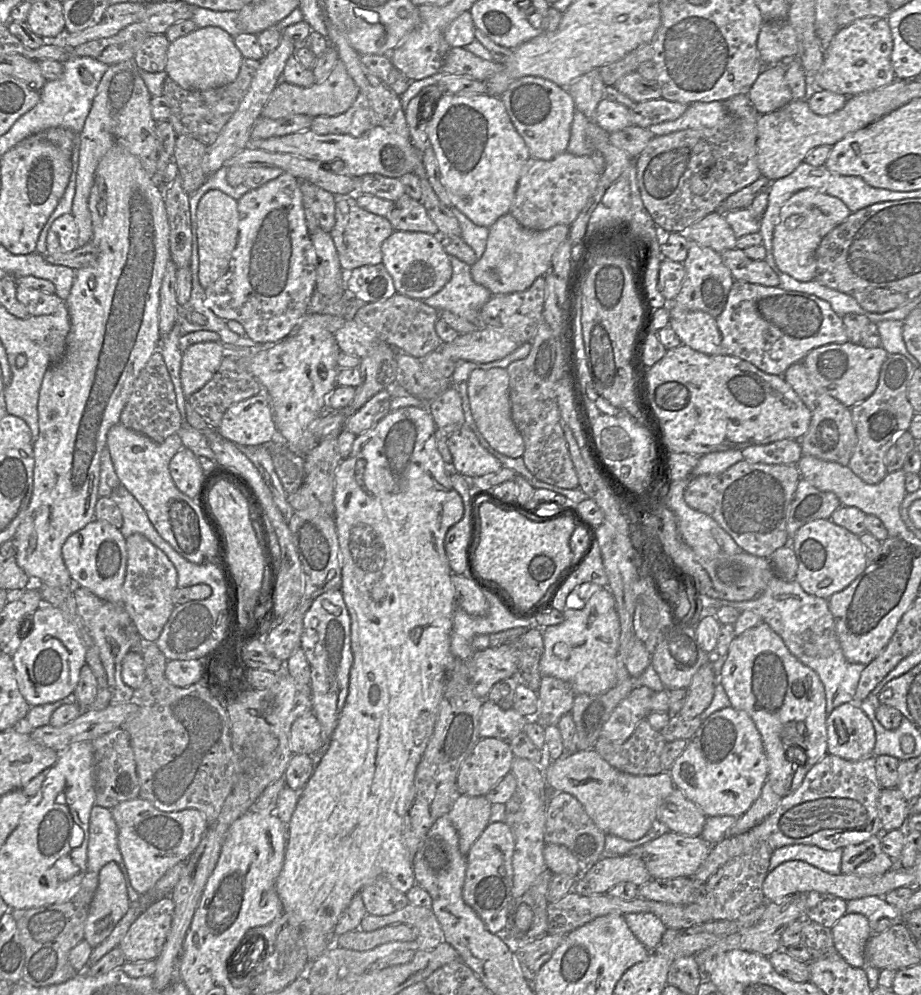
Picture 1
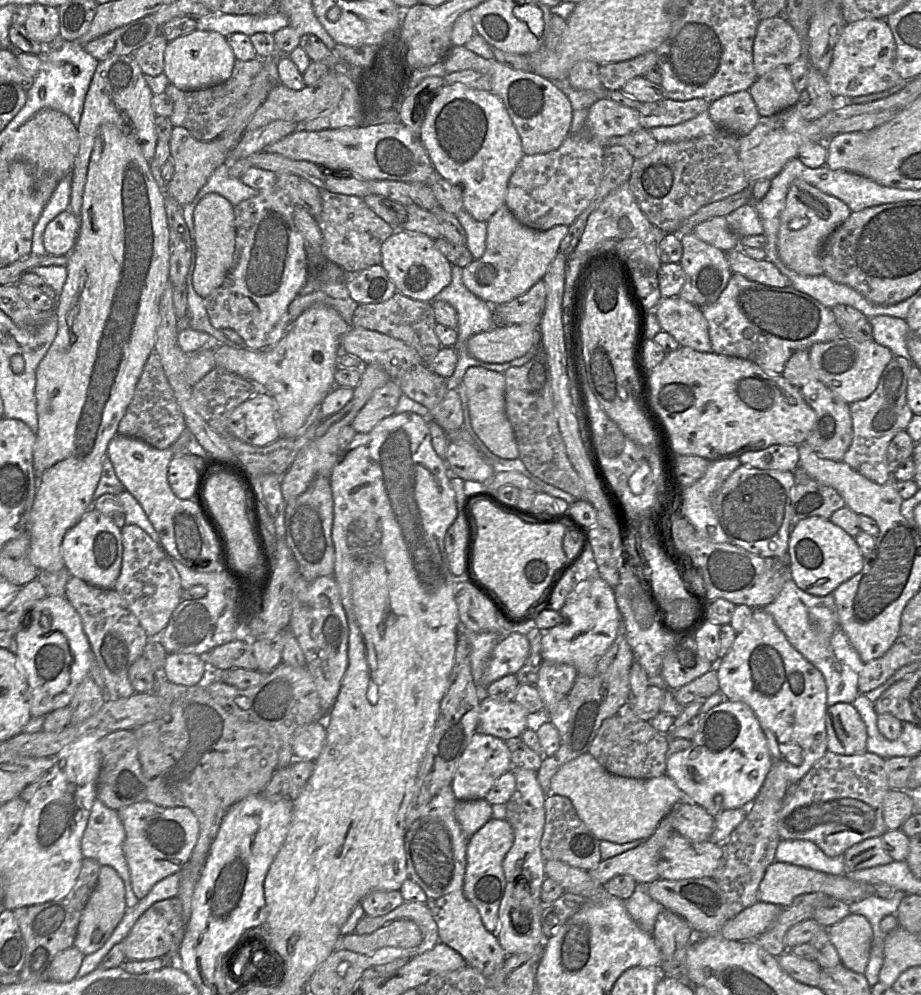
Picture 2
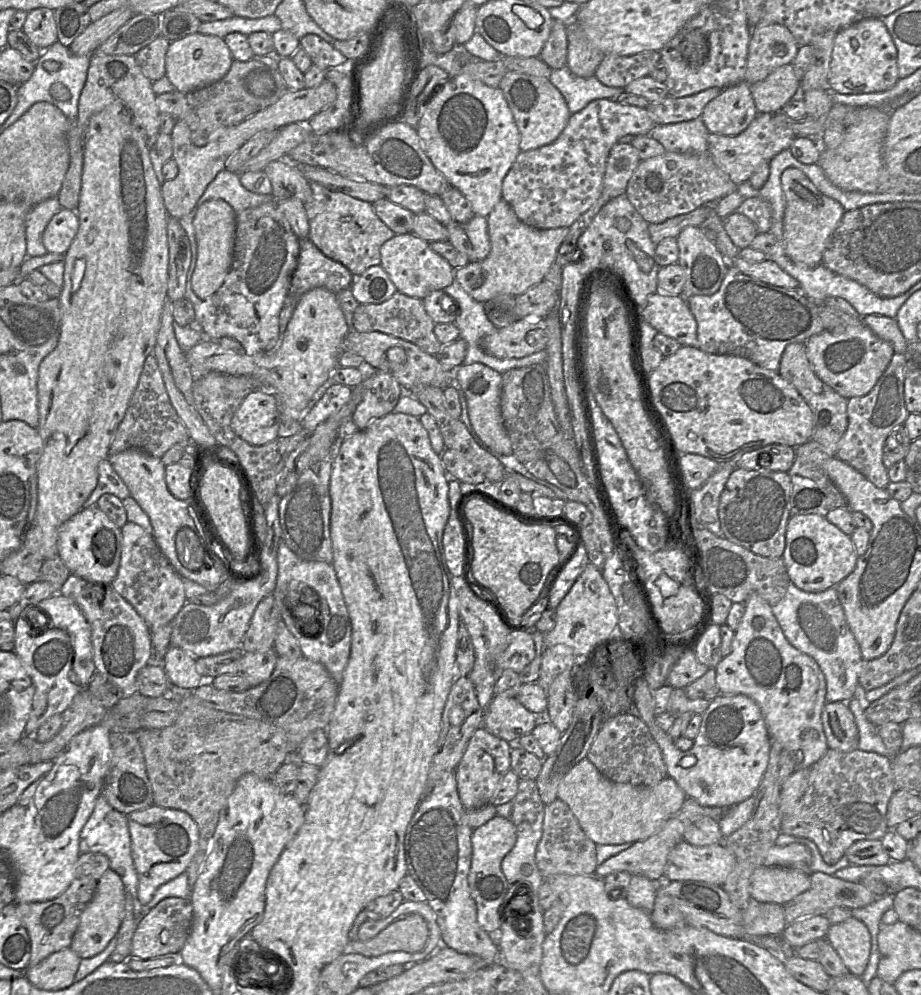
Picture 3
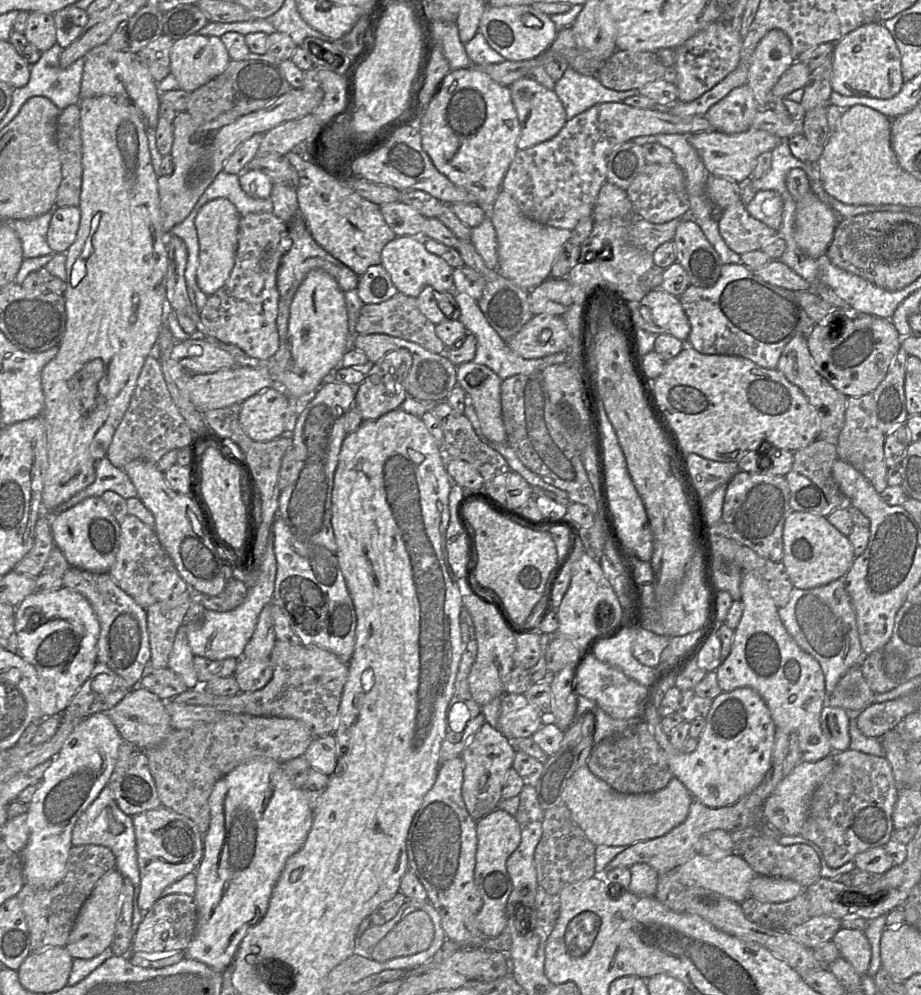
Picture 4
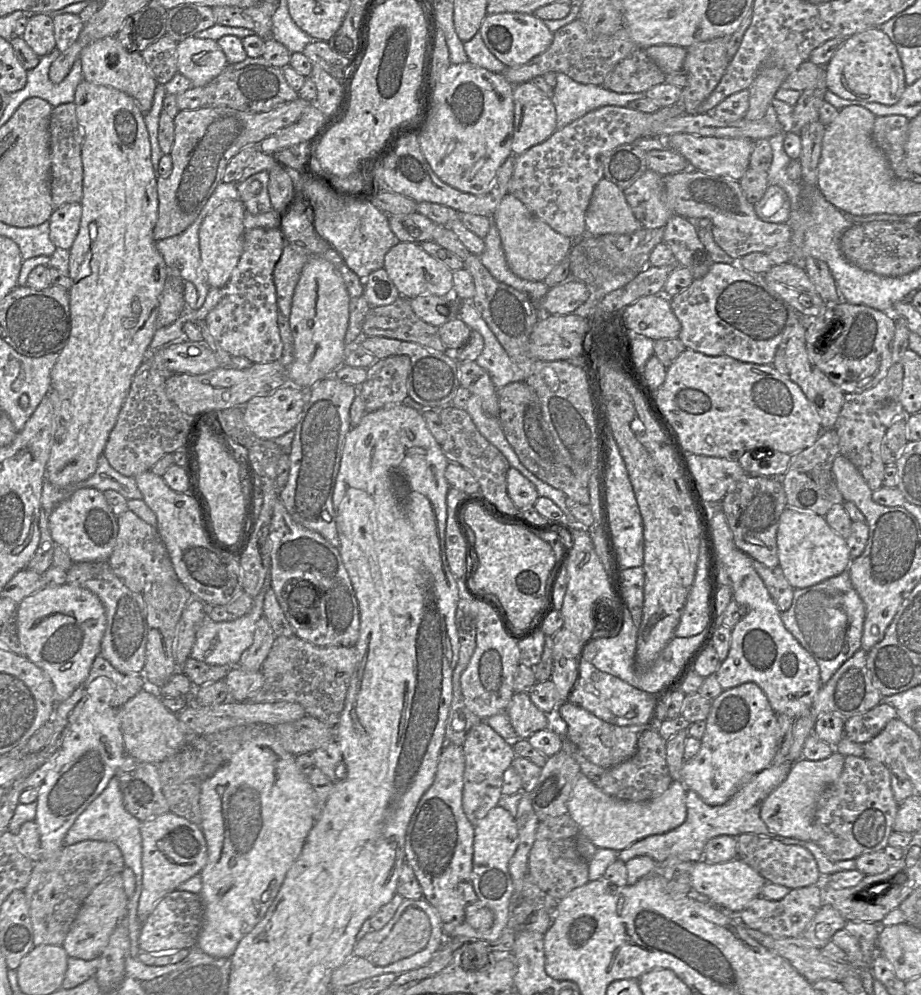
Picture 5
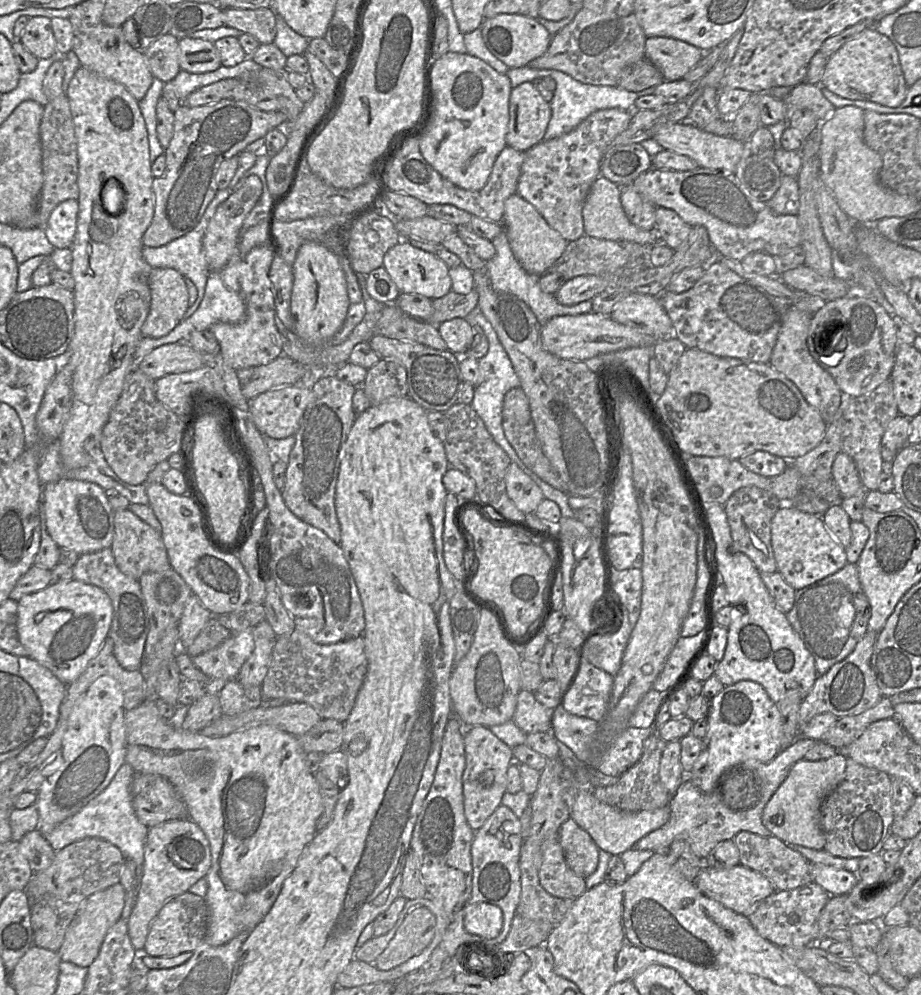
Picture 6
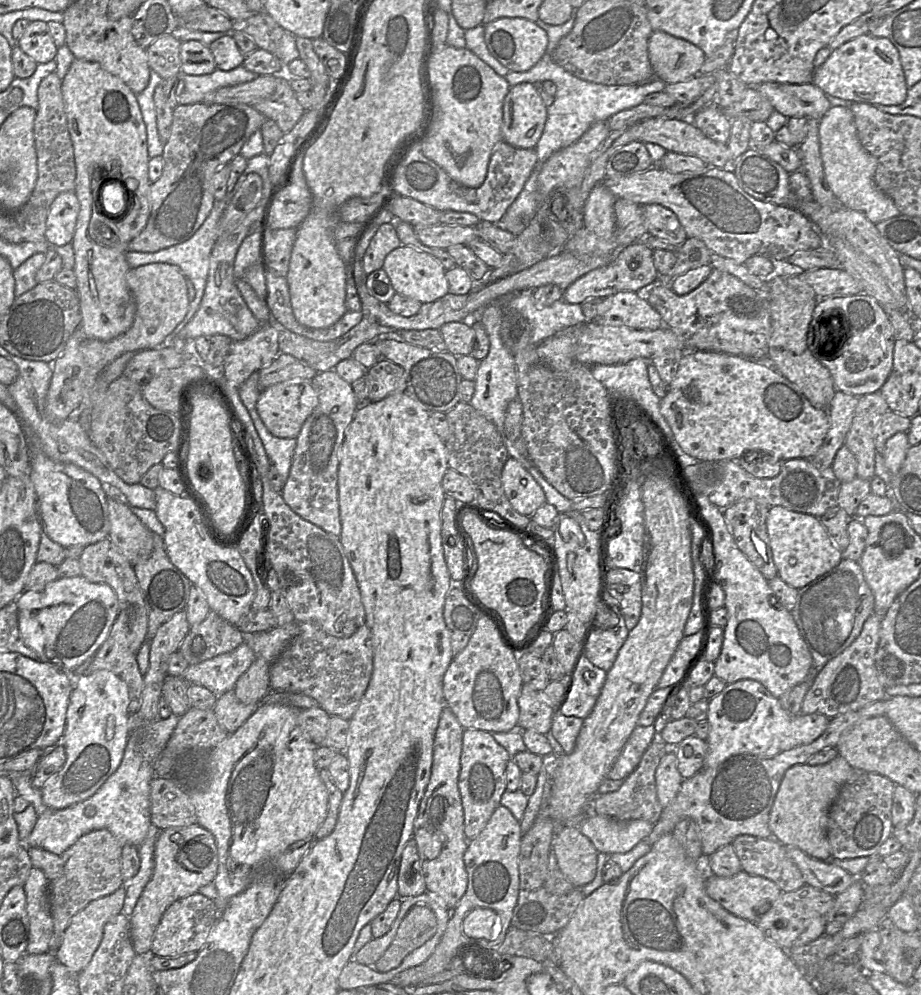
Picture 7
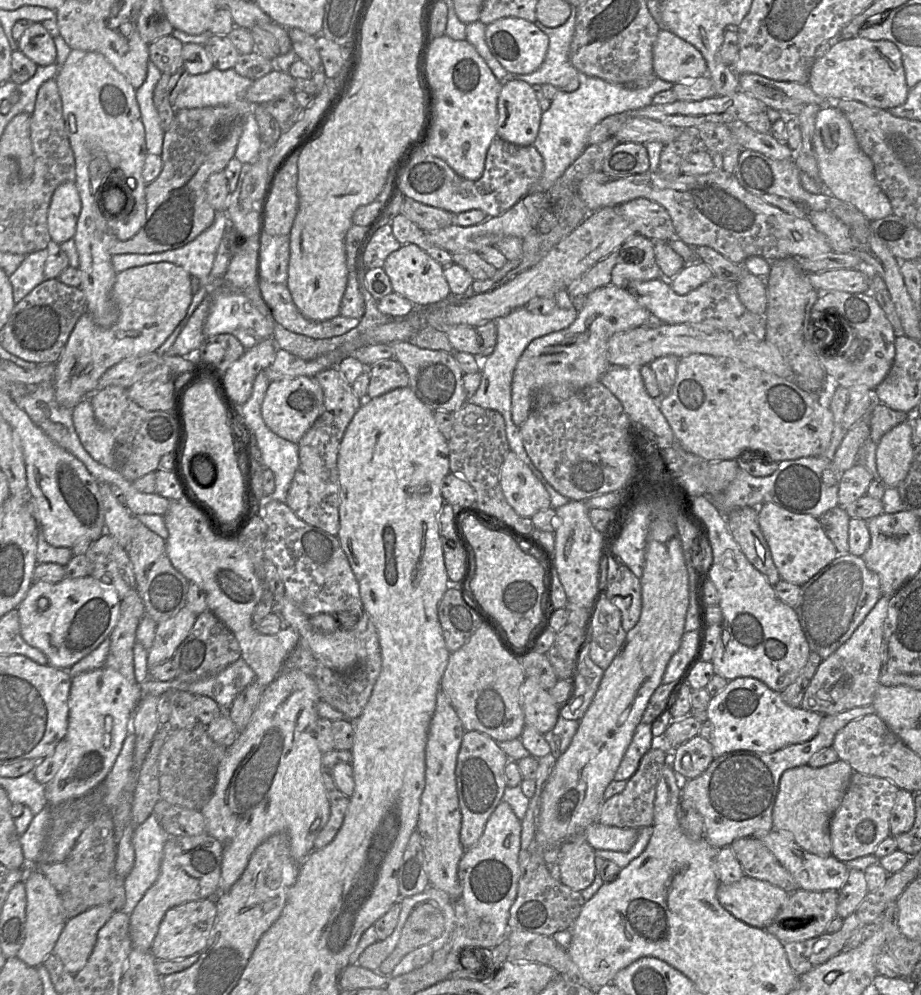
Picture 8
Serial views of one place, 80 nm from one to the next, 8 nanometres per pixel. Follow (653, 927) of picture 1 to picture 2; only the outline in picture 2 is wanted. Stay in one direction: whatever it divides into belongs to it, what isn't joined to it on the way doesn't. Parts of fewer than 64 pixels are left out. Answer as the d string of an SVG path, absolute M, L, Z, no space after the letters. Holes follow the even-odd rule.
M637 883L633 894L625 901L626 909L641 930L652 934L658 914L664 907L651 898L648 884Z

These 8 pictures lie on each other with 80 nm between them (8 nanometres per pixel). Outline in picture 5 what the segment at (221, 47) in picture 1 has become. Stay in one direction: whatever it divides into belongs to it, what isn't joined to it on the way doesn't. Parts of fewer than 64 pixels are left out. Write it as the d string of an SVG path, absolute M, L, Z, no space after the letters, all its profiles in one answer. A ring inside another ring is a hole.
M189 37L177 43L177 68L188 78L193 87L203 87L213 81L228 65L225 53L218 42L212 39Z

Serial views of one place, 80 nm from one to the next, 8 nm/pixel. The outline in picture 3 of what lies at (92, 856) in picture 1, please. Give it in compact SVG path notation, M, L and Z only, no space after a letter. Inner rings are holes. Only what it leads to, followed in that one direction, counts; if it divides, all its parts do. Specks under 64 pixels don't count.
M100 794L96 799L94 809L83 826L79 836L80 853L100 853L109 860L109 868L121 878L126 894L133 900L133 913L136 917L143 917L143 905L138 900L138 876L131 854L131 838L127 816L112 808Z

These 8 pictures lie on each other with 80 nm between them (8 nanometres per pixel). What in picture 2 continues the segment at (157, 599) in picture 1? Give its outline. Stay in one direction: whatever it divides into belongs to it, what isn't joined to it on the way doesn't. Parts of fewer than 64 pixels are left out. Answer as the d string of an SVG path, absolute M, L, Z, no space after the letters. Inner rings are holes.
M125 525L122 529L123 557L120 574L114 589L126 600L130 610L139 620L150 639L158 639L167 626L174 610L182 602L181 580L171 558L160 544L137 525Z

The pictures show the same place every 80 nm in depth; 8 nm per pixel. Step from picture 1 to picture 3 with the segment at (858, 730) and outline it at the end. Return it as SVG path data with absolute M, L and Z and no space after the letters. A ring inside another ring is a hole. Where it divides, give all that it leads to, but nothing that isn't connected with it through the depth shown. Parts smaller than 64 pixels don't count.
M826 702L821 719L828 748L843 752L858 749L859 731L847 703Z

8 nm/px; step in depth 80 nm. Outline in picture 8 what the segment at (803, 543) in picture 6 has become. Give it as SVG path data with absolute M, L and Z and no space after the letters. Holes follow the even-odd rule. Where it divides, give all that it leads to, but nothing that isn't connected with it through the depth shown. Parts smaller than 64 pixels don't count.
M766 503L758 508L758 523L784 581L802 586L839 555L819 519L810 514L796 514L776 504Z

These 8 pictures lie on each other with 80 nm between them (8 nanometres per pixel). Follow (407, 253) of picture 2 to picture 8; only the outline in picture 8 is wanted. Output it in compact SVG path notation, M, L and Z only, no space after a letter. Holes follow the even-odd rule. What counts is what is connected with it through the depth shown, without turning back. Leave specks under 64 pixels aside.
M415 244L402 245L385 260L384 270L392 290L411 301L416 308L426 308L452 297L450 287L443 275L444 267Z

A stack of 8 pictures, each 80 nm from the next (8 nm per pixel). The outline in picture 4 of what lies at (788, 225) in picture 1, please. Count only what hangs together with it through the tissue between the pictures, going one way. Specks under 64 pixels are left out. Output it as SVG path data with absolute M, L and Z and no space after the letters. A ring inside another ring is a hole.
M790 169L786 176L786 186L796 202L794 237L797 246L806 256L819 258L827 252L840 218L829 205L814 194L810 180L803 169Z

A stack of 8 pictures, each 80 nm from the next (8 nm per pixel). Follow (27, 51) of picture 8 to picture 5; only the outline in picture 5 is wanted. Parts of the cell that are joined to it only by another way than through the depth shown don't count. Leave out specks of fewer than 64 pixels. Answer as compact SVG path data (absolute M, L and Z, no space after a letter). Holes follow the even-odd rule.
M44 13L28 15L22 37L39 57L47 55L56 47L53 18Z

